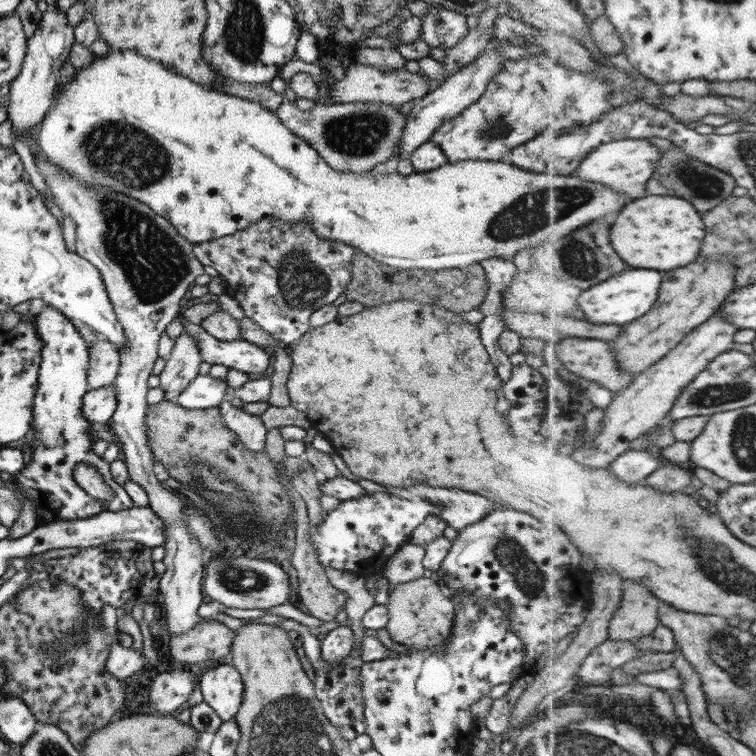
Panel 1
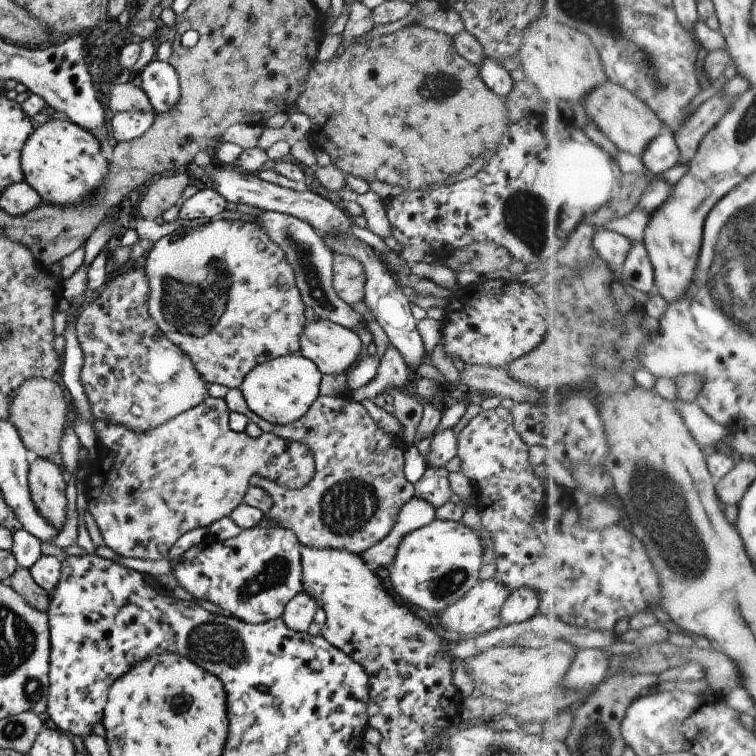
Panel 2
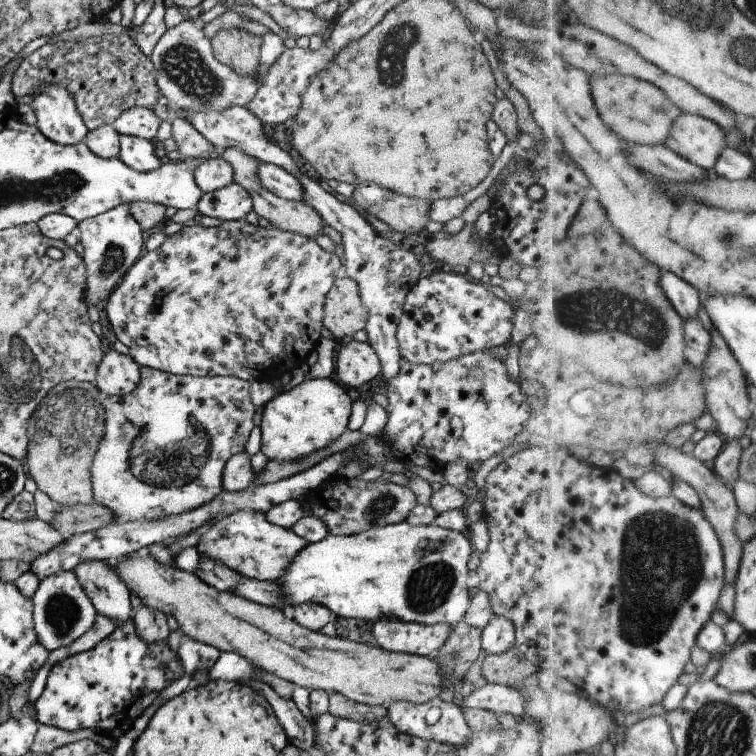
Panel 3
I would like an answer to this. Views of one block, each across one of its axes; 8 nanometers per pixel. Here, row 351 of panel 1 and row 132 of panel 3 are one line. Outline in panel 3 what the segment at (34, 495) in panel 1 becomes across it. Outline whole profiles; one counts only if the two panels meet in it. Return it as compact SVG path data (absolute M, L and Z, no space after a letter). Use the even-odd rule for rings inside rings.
M41 83L33 88L29 106L37 119L36 128L59 145L82 143L88 134L70 93L59 84Z

